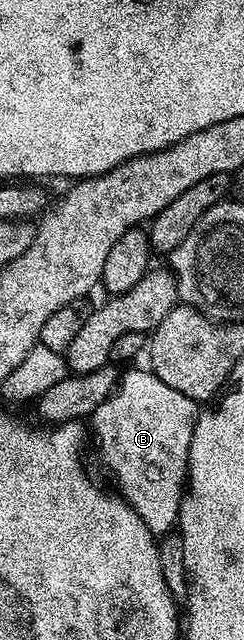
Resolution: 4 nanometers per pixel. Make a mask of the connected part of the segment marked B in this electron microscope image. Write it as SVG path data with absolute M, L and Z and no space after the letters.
M132 369L119 378L109 397L90 415L90 433L96 436L105 467L116 476L119 496L144 520L153 535L168 535L177 528L180 519L180 498L186 492L190 439L194 435L198 405L182 395L182 391L174 391L174 387L162 383L155 373L144 369Z

